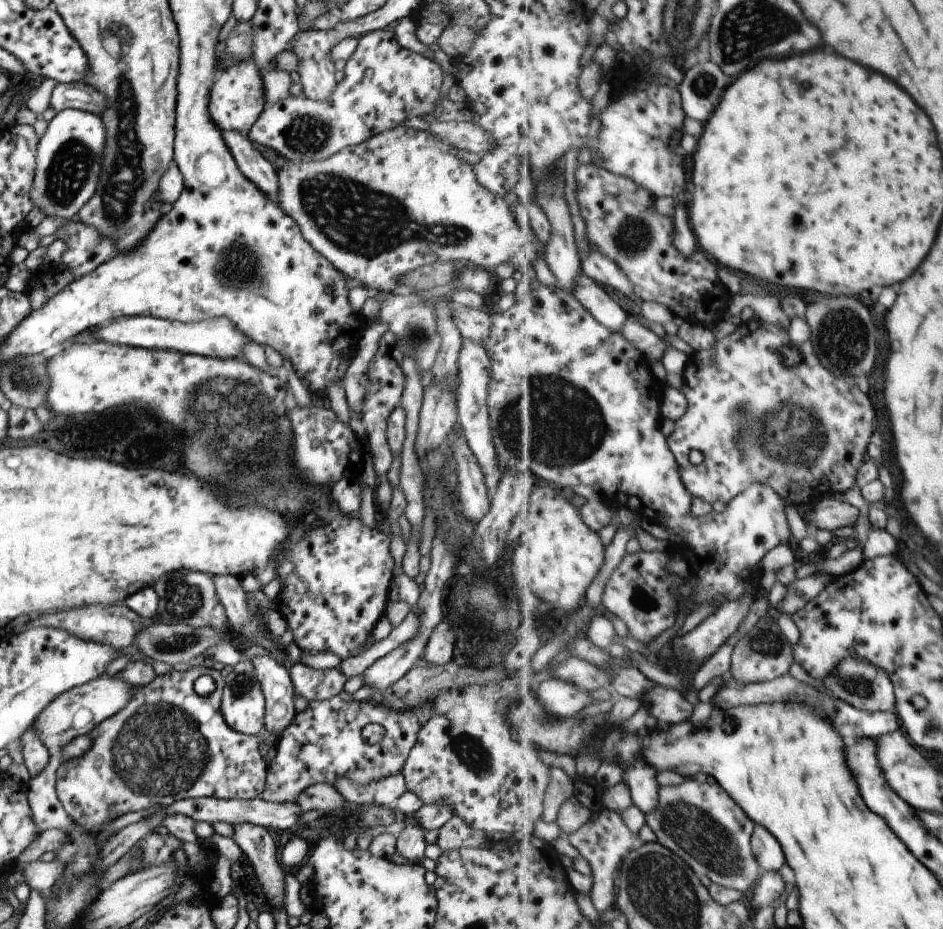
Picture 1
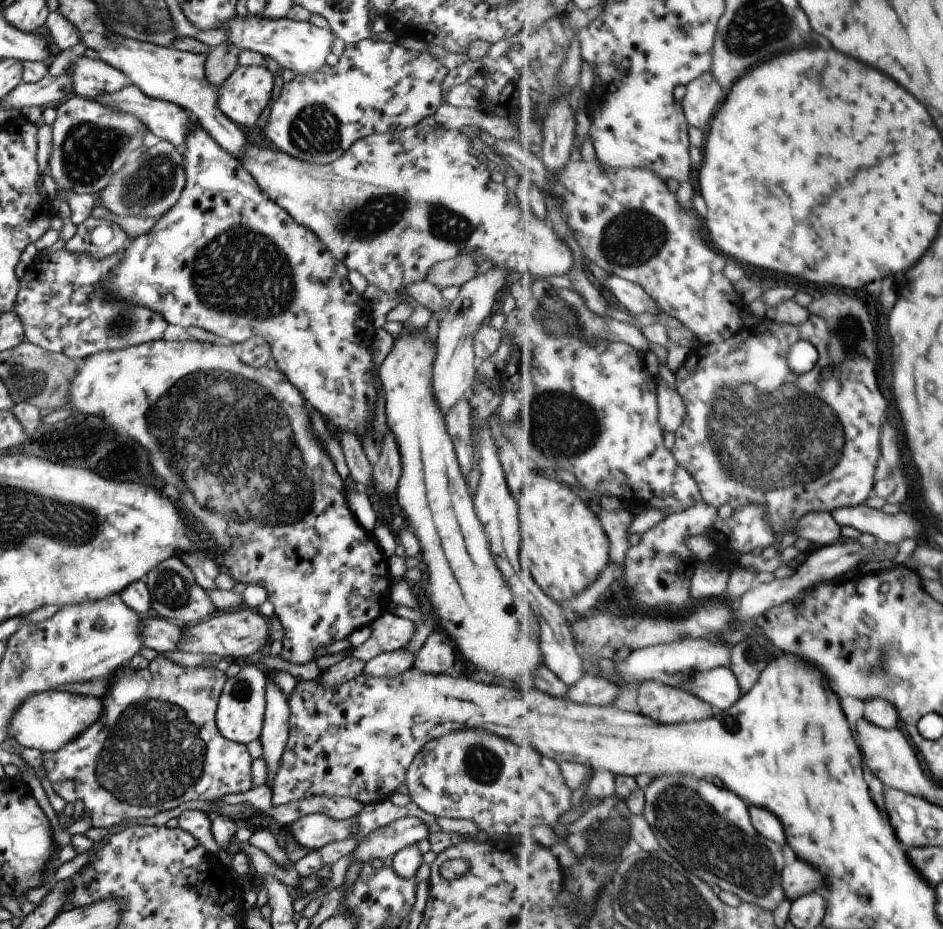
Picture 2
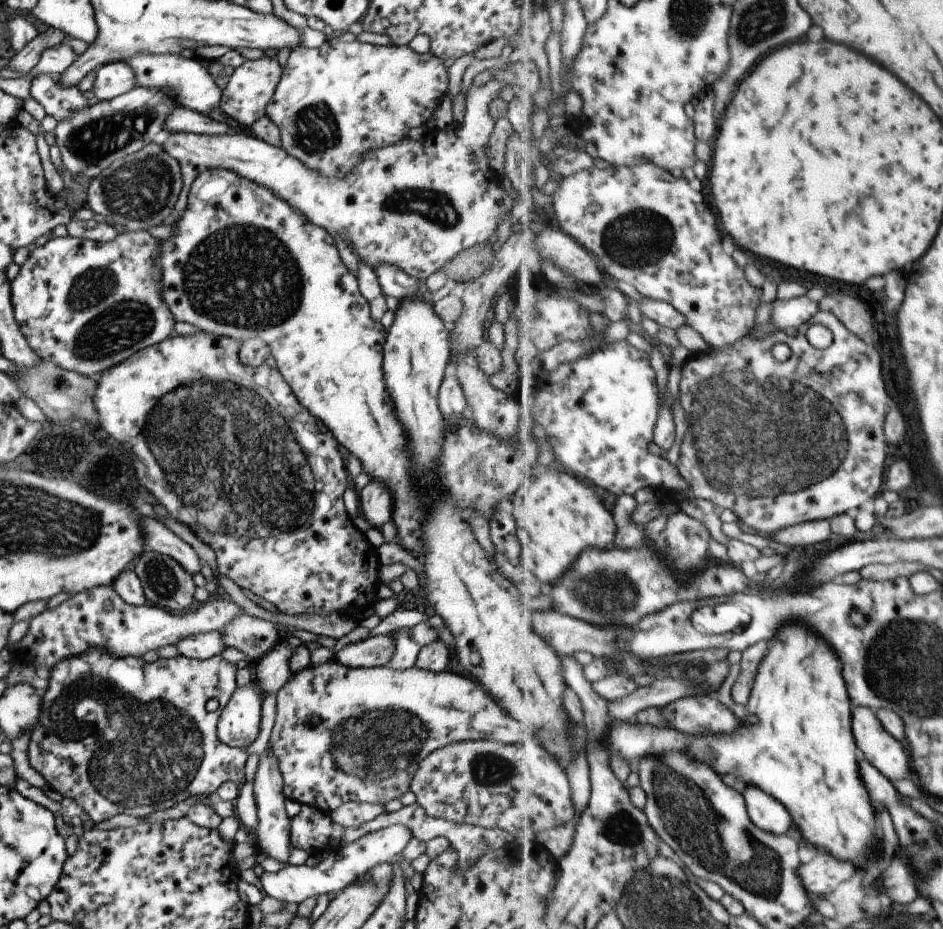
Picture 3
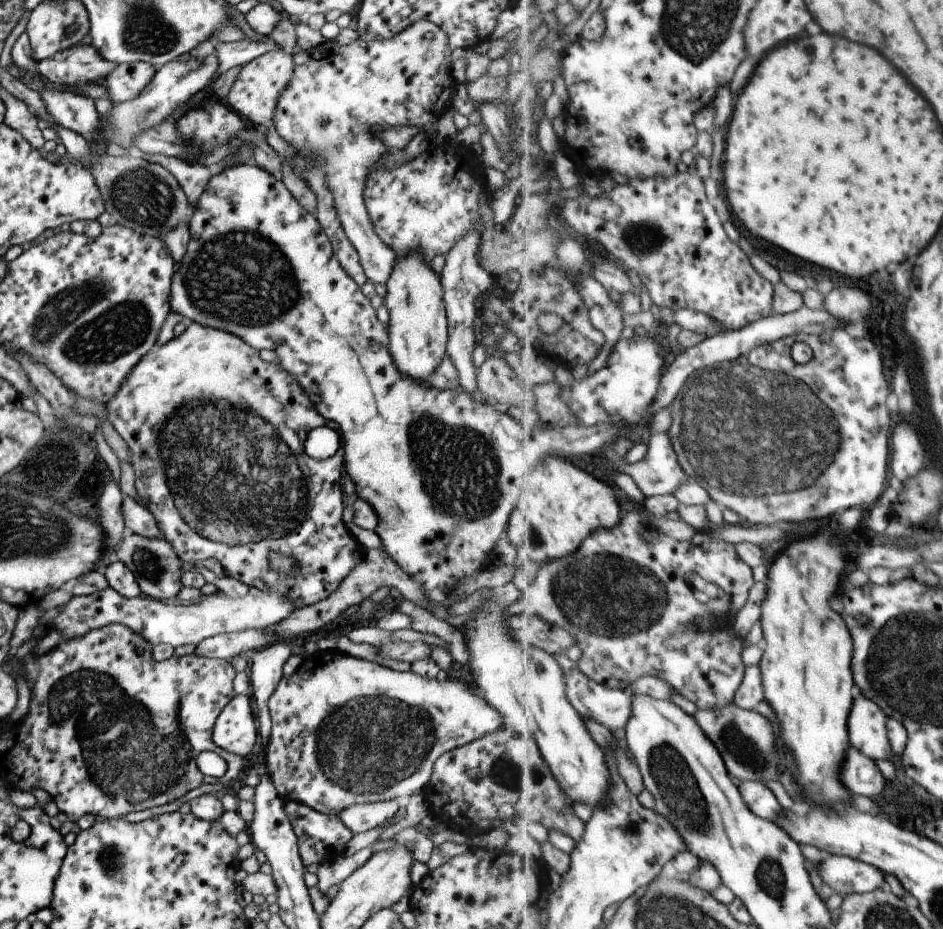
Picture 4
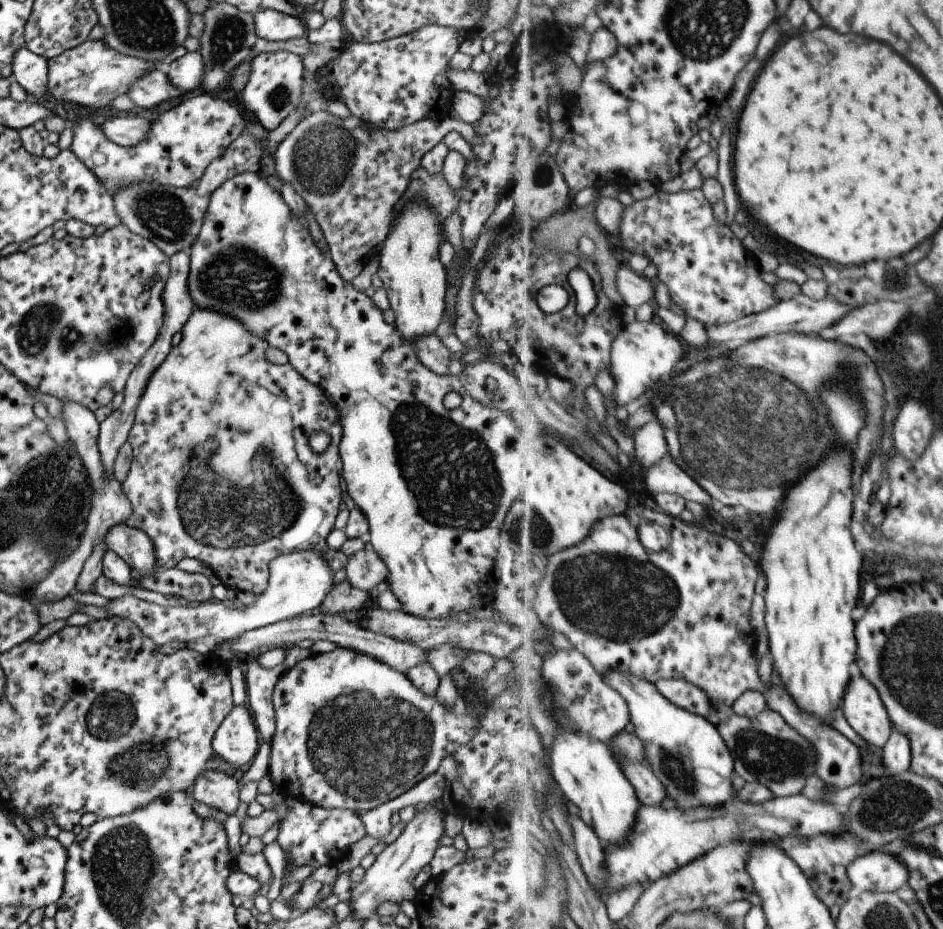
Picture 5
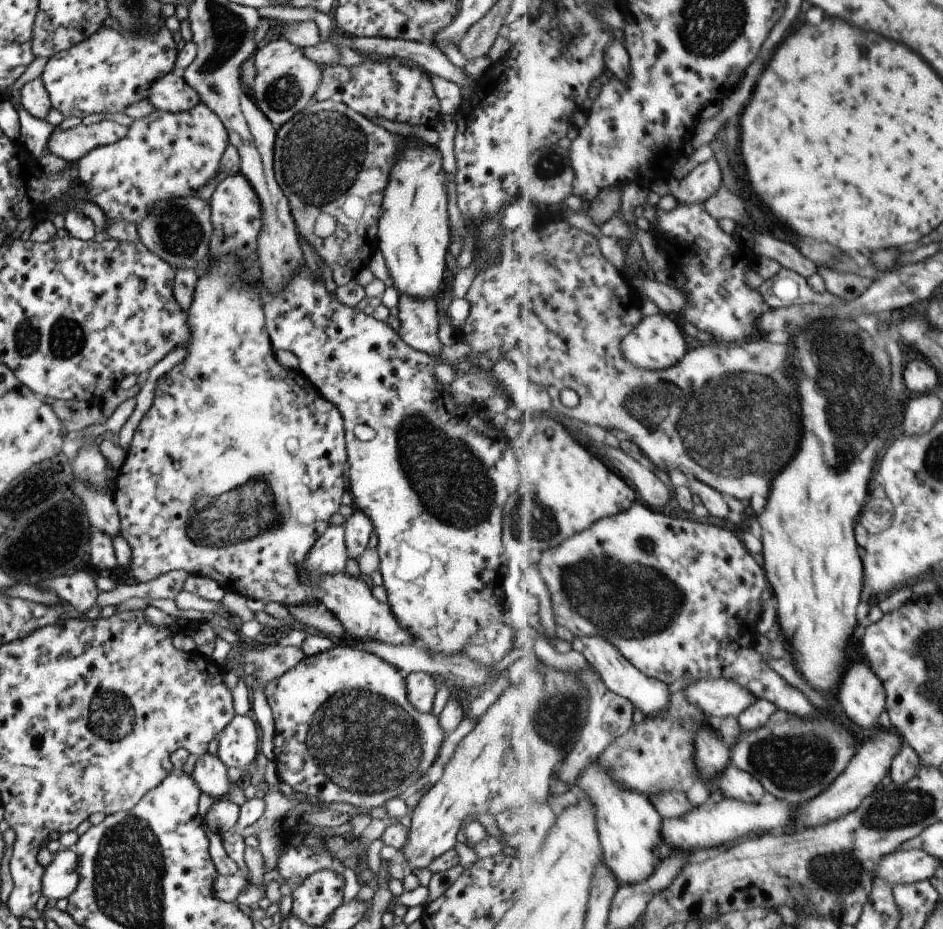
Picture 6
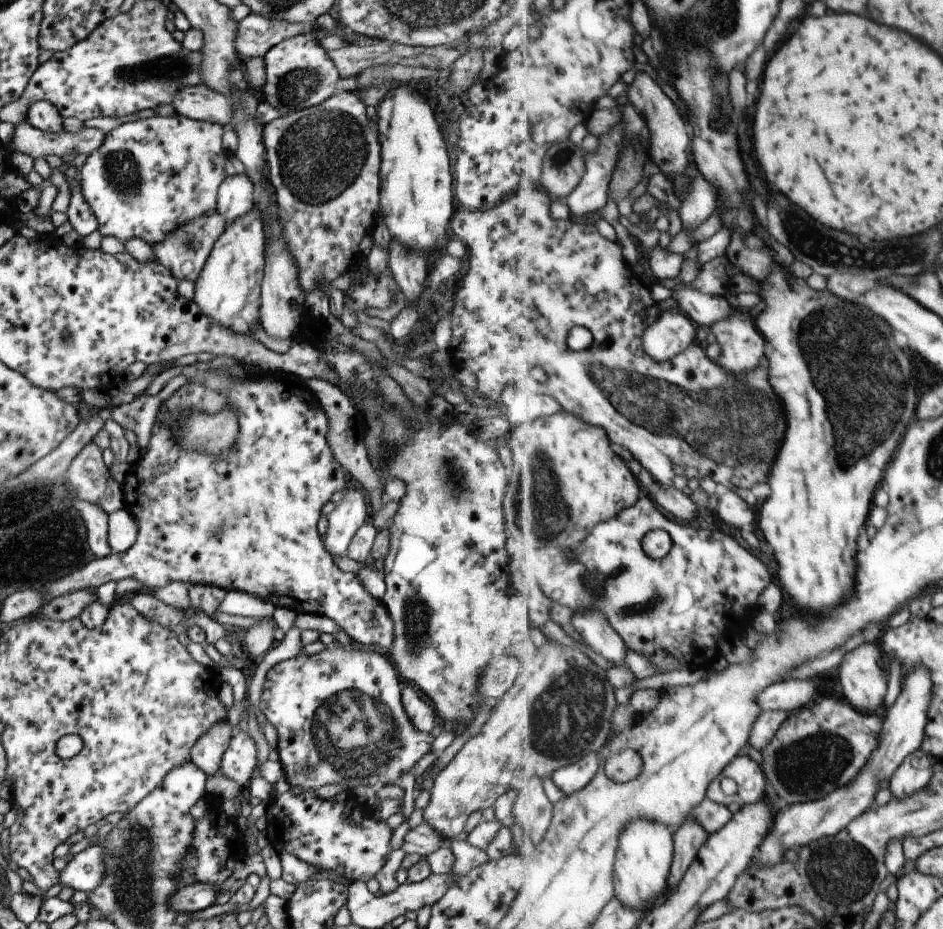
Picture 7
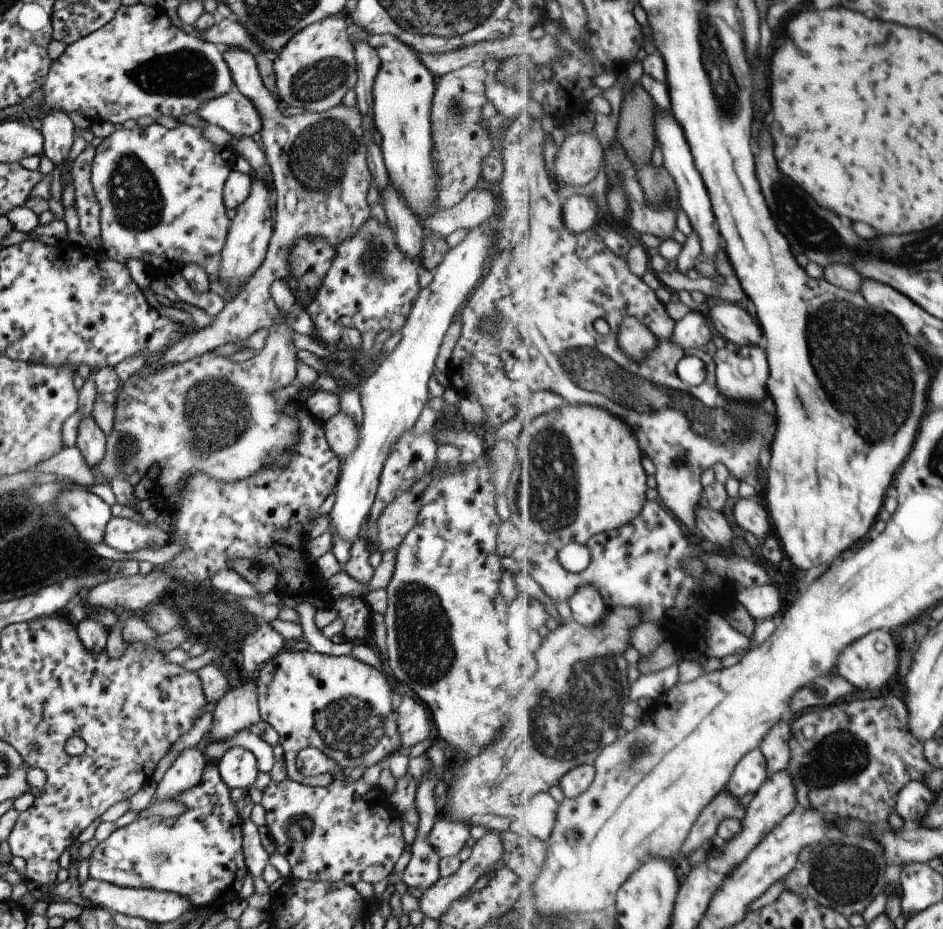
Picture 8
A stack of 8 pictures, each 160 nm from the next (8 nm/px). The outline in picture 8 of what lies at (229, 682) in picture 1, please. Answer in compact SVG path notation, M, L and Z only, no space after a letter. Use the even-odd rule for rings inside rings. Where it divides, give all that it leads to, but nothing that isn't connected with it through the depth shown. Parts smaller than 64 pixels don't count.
M243 747L227 749L218 760L221 782L230 791L232 788L247 790L257 776L258 767L252 752Z

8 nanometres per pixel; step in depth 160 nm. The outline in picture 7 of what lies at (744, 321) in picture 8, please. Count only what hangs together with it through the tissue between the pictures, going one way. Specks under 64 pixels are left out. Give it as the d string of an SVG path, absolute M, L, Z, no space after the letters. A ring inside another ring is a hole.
M695 289L672 290L677 306L689 315L699 327L711 328L732 315L732 307L727 298L710 295Z

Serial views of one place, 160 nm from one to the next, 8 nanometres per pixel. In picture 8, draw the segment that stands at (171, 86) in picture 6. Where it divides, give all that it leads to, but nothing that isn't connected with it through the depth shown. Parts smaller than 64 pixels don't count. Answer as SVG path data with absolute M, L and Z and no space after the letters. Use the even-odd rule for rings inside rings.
M238 90L209 99L196 113L209 125L222 128L231 138L251 137L262 129L259 113Z

